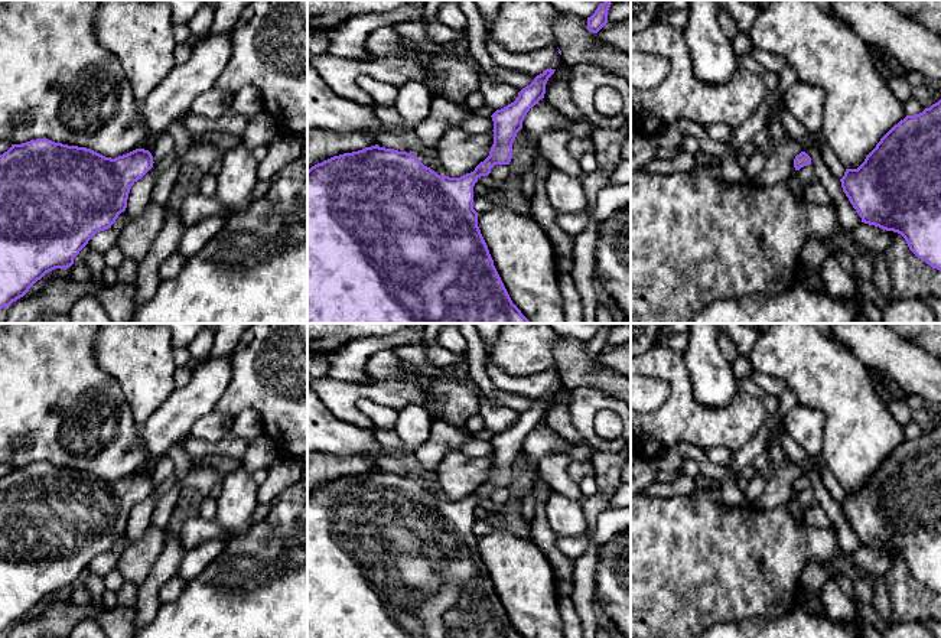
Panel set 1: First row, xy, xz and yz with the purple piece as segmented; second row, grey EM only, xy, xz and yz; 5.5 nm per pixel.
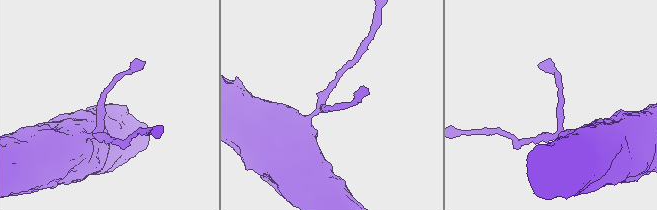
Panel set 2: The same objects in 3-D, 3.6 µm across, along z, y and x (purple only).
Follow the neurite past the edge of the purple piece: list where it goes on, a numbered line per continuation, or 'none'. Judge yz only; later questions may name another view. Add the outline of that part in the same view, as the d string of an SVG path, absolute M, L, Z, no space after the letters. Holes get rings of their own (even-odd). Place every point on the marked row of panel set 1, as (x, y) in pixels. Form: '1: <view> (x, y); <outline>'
none

